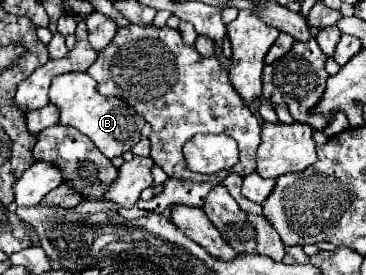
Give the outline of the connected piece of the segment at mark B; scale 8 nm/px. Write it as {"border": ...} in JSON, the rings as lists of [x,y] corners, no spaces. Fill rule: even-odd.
{"border":[[[64,73],[52,81],[50,87],[50,103],[60,109],[60,123],[76,127],[82,135],[90,137],[90,141],[108,157],[120,157],[130,151],[140,141],[140,131],[144,127],[142,115],[138,115],[128,103],[116,97],[104,97],[96,89],[96,81],[88,73]]]}

